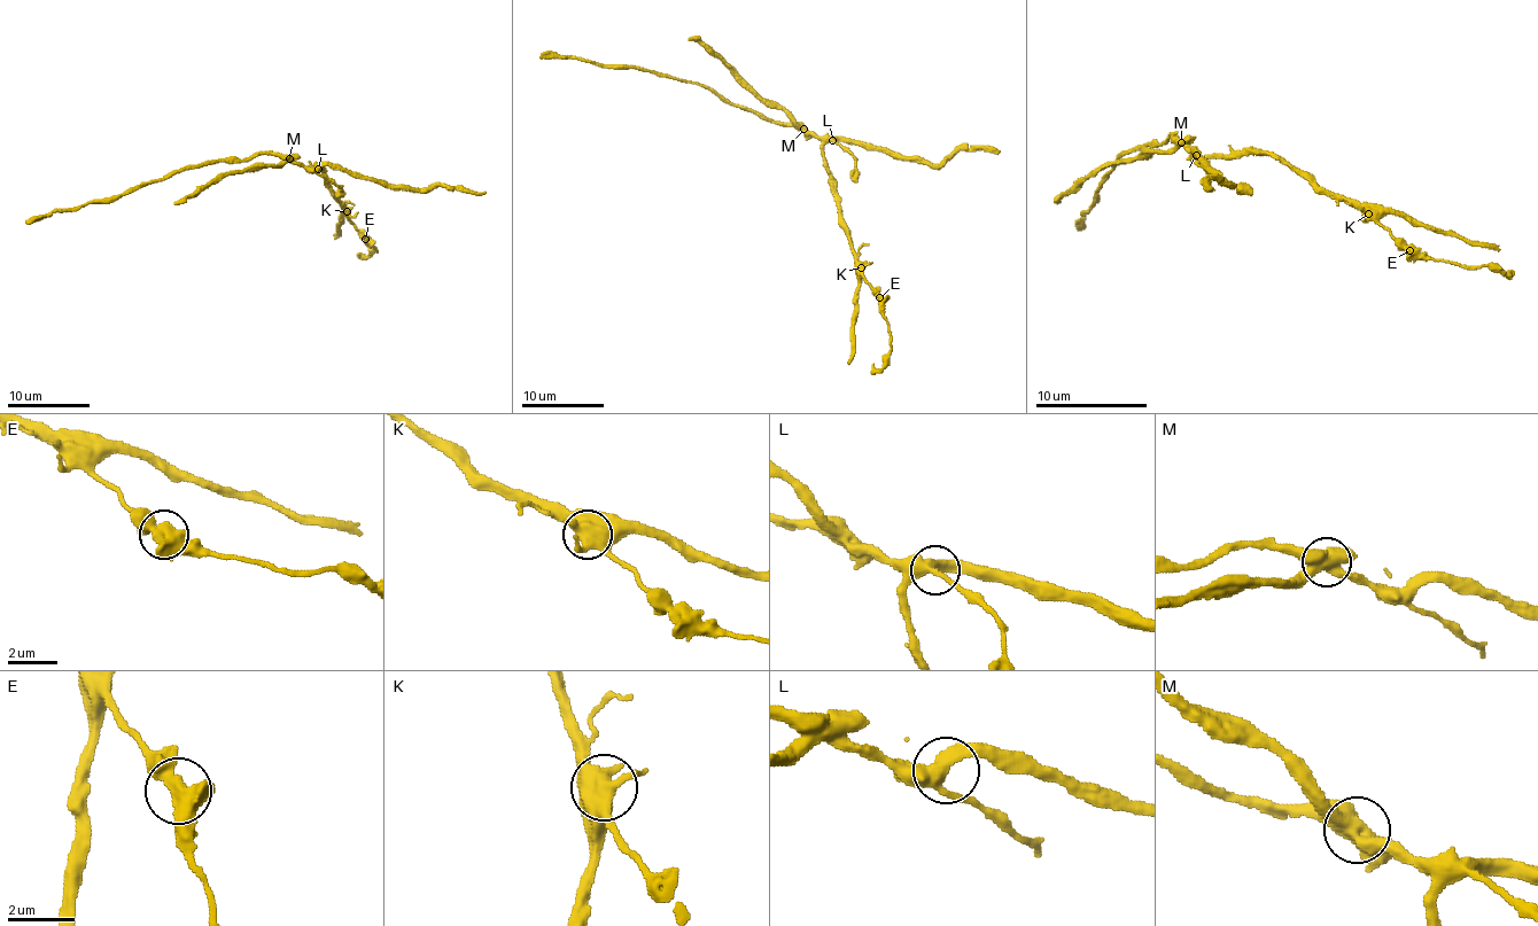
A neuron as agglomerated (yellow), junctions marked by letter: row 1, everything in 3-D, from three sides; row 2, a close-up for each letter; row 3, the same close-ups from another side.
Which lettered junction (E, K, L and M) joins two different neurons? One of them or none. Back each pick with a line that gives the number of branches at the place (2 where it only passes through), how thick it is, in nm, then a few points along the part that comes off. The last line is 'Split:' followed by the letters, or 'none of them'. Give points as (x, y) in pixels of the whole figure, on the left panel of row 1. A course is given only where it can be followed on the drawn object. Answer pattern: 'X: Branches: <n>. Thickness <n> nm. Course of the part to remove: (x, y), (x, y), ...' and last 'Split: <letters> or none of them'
M: Branches: 4. Thickness 550 nm. Course of the part to remove: (289, 158), (268, 166), (220, 172), (202, 189), (195, 189), (175, 203)
Split: M

